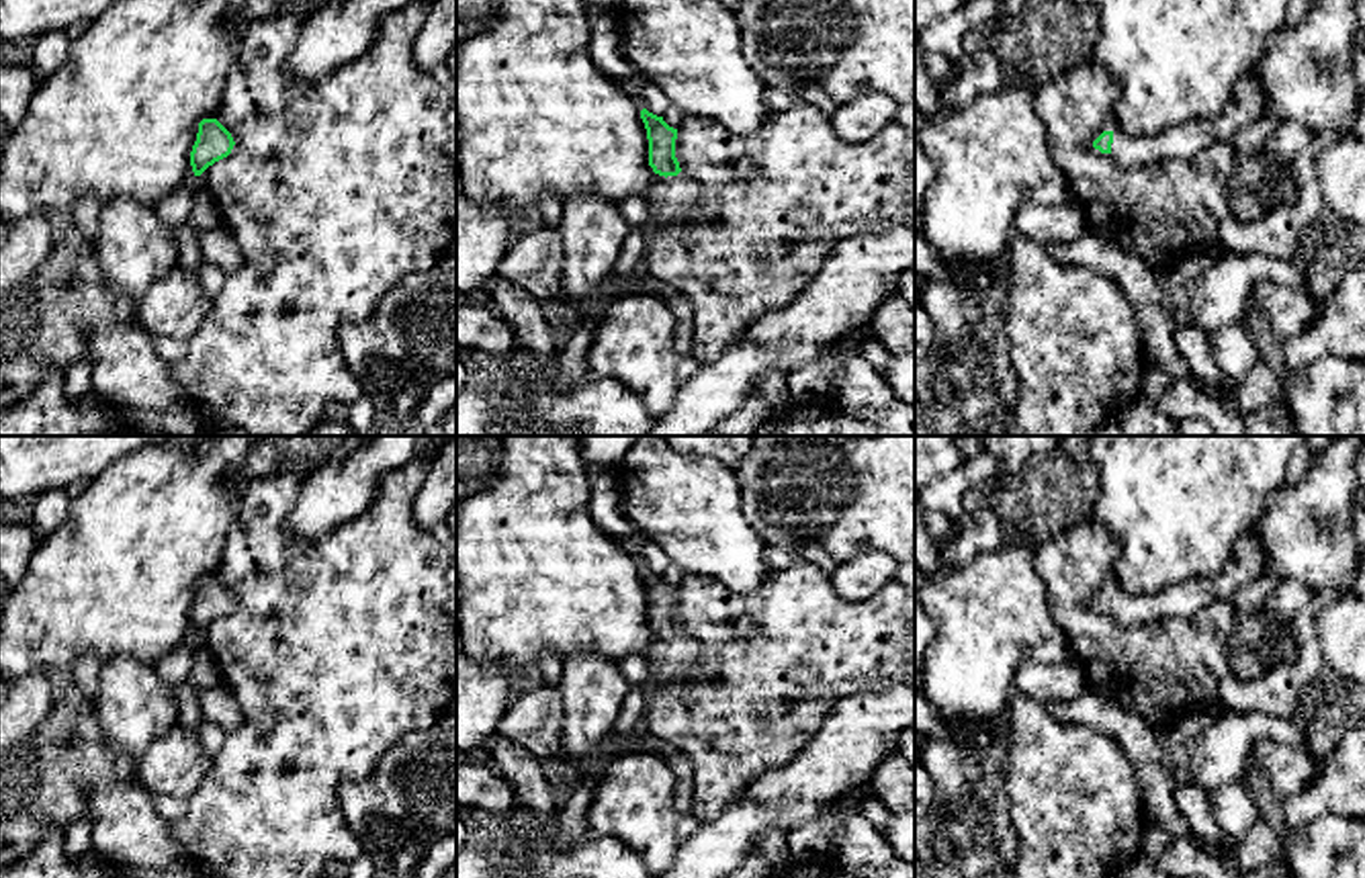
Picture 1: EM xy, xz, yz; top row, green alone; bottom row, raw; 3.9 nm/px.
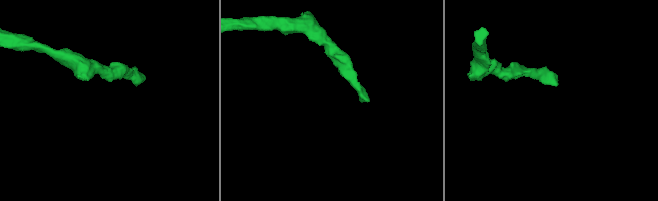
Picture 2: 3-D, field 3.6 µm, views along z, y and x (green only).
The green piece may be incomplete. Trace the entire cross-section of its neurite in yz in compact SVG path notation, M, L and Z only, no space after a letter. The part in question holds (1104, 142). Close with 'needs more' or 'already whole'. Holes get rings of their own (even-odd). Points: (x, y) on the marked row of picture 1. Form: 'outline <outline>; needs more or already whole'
outline M1248 74L1232 90L1232 98L1218 117L1197 119L1169 127L1150 137L1128 137L1103 131L1093 147L1109 153L1115 164L1134 168L1158 160L1183 160L1197 156L1214 143L1228 143L1240 129L1265 115L1267 96L1257 74Z; needs more

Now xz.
outline M641 111L649 139L649 166L661 178L647 190L645 199L653 215L651 231L688 225L696 215L700 188L694 178L681 176L675 158L677 129L663 117Z; needs more

